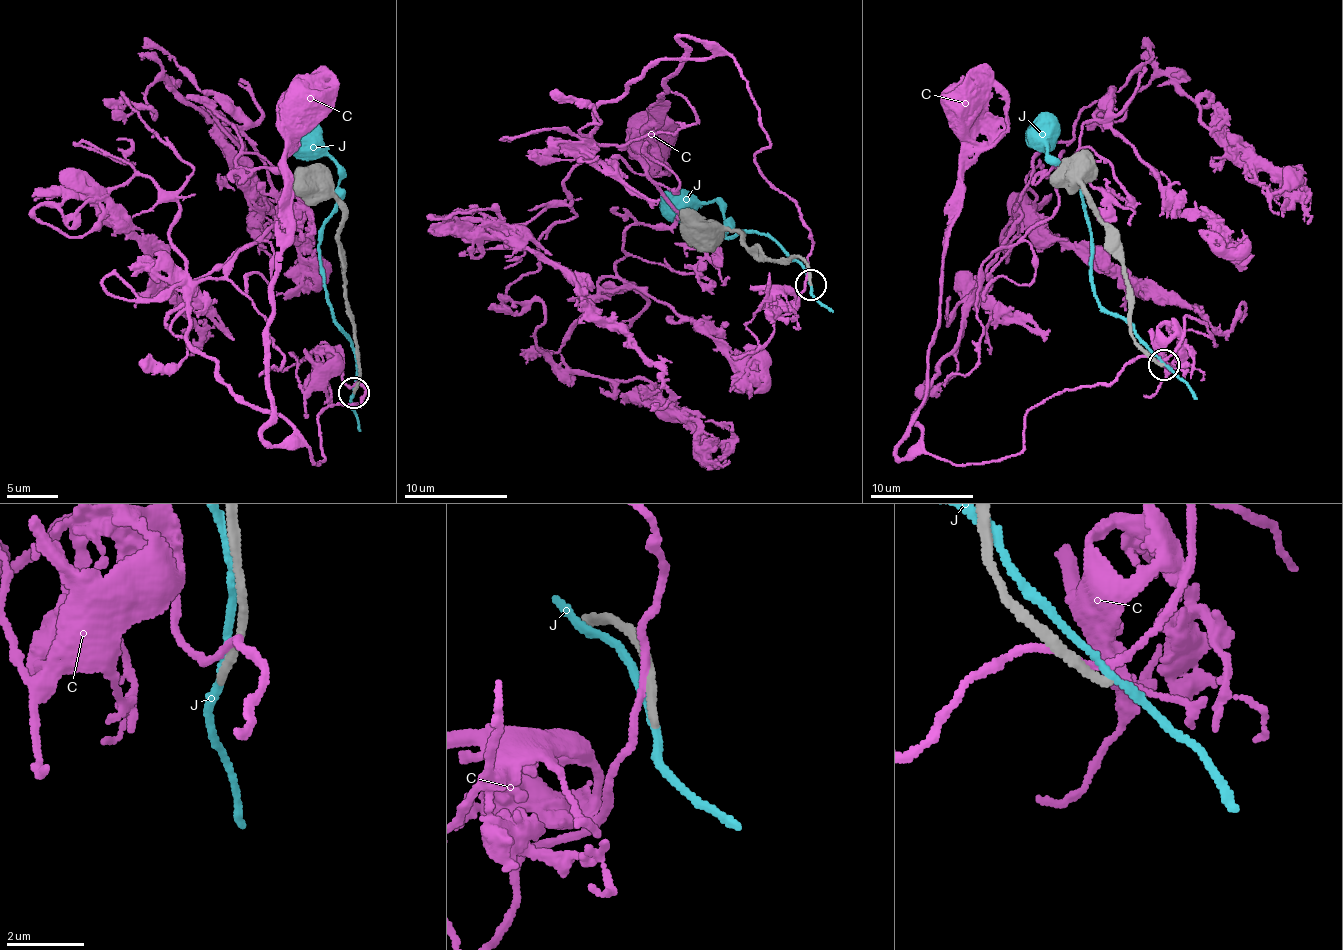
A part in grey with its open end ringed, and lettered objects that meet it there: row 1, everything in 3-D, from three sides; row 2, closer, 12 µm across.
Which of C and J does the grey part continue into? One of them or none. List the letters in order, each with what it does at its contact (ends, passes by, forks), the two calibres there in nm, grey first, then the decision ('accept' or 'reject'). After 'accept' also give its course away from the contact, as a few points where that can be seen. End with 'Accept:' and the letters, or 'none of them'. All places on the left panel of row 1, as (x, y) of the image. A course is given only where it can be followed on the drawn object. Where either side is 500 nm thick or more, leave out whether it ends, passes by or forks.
C: it passes by; 240 nm thick on the grey side, 180 nm on the other; reject
J: it passes by; 240 nm thick on the grey side, 180 nm on the other; reject
Accept: none of them

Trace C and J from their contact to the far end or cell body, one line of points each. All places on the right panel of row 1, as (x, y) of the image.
C: (1151, 357), (1057, 391), (997, 462), (925, 451), (957, 105)
J: (1161, 363), (1132, 327), (1095, 296), (1088, 218), (1076, 181), (1054, 159), (1045, 146), (1034, 140), (1042, 135)

